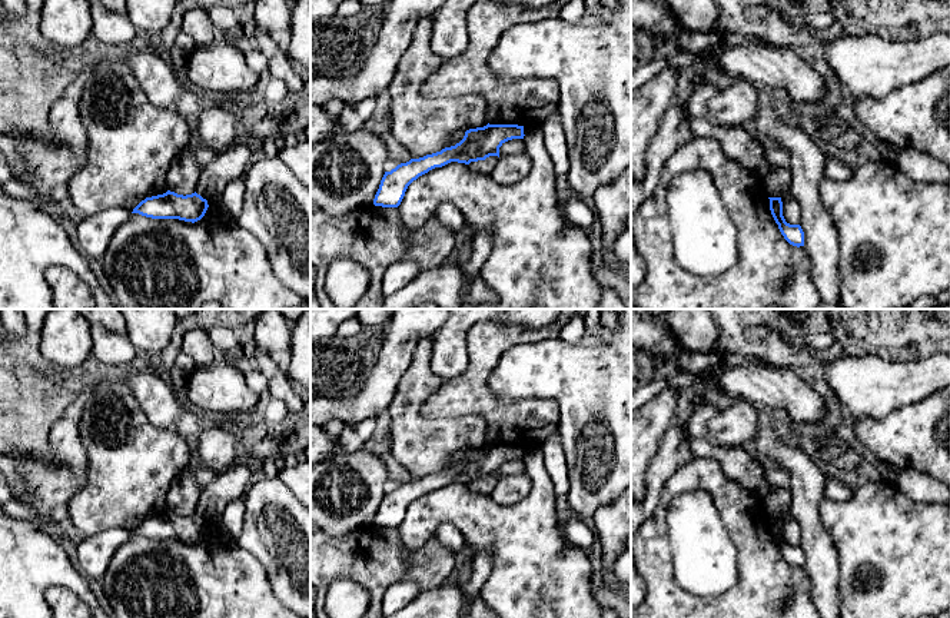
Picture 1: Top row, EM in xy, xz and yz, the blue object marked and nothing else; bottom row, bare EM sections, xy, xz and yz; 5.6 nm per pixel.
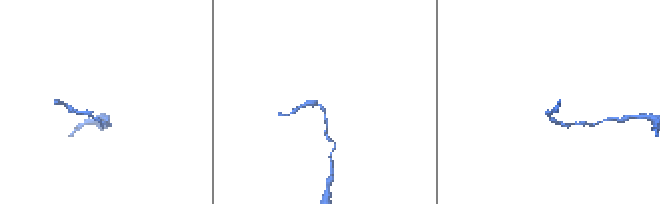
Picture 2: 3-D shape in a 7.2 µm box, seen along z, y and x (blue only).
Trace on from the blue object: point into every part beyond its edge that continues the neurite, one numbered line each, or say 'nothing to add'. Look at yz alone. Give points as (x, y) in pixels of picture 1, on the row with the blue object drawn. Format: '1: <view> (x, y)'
nothing to add

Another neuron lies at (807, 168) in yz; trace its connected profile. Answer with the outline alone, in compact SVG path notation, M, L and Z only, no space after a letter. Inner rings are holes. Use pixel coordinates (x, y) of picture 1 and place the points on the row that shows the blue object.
M761 104L755 119L758 137L771 139L791 157L790 192L800 206L804 247L811 260L811 280L823 303L840 308L838 233L818 196L828 157L795 124L784 123L768 104Z

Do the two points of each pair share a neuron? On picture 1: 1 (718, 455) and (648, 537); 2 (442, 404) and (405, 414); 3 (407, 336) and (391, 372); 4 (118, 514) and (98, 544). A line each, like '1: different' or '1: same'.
1: different
2: different
3: same
4: different

